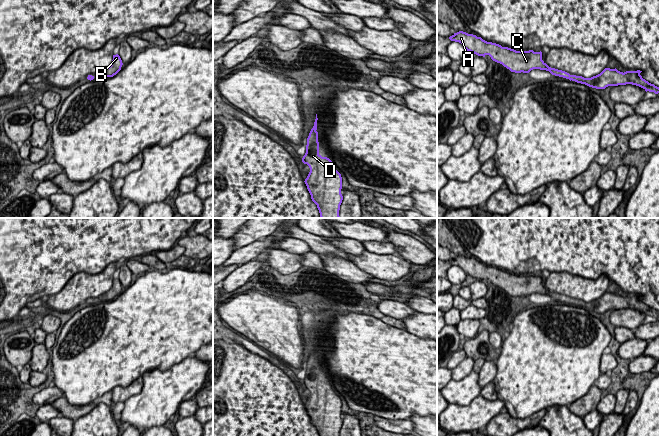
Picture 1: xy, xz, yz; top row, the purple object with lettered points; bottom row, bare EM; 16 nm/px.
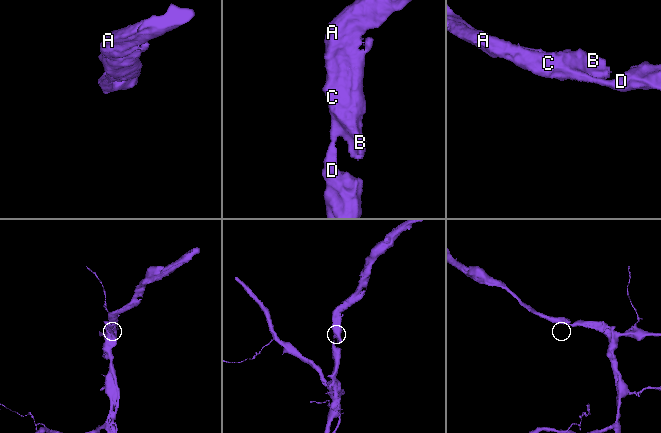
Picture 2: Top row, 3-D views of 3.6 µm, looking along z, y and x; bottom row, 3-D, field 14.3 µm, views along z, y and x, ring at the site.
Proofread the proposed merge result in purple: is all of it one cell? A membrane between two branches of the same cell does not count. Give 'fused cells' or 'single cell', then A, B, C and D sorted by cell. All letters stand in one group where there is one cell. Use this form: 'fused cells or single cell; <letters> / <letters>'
single cell; A B C D

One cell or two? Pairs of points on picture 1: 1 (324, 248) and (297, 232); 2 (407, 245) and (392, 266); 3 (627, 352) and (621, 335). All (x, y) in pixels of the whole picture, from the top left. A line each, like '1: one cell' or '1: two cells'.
1: one cell
2: two cells
3: two cells

